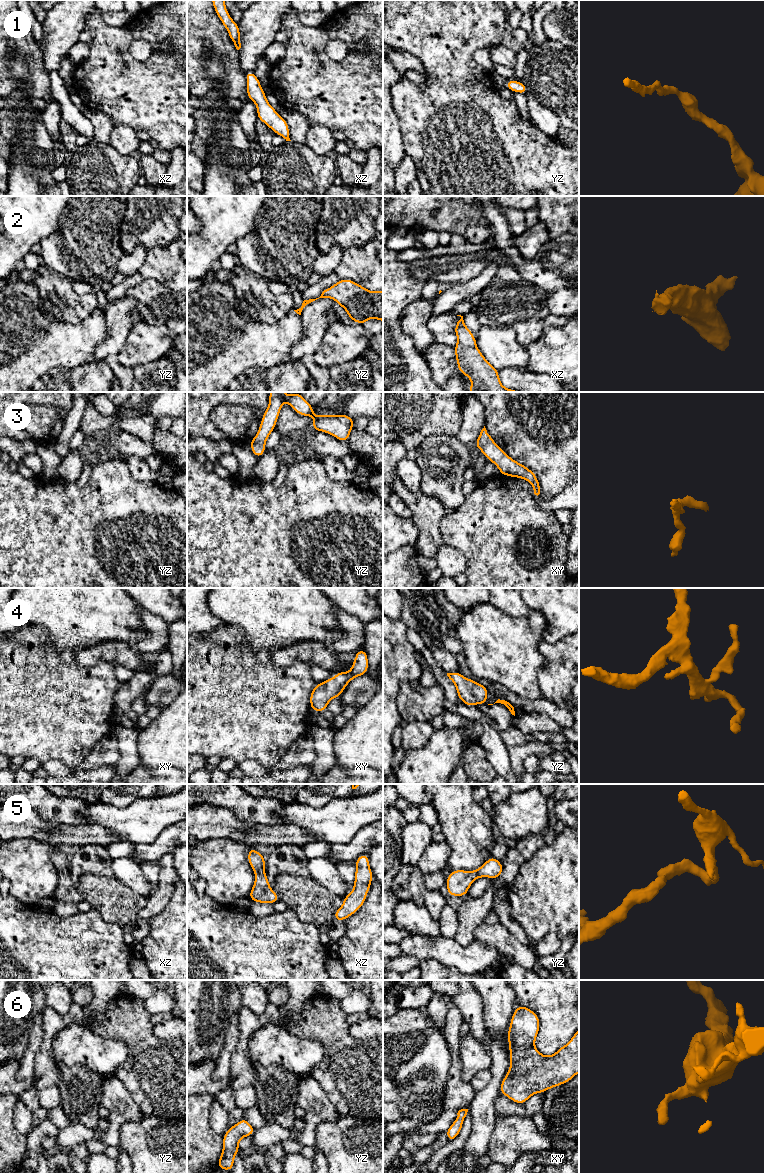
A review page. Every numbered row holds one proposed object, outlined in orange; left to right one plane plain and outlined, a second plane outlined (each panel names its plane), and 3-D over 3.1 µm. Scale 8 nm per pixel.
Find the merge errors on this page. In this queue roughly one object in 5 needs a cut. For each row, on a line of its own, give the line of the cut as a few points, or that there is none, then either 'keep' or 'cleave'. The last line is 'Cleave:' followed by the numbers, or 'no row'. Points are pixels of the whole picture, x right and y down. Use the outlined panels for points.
1: no cut | keep
2: no cut | keep
3: no cut | keep
4: no cut | keep
5: no cut | keep
6: no cut | keep
Cleave: no row

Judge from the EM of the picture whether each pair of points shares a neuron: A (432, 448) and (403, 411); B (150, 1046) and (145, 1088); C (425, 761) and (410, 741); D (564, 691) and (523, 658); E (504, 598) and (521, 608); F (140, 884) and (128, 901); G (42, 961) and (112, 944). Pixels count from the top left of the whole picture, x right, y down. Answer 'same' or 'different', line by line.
A: different
B: same
C: different
D: different
E: same
F: different
G: same

